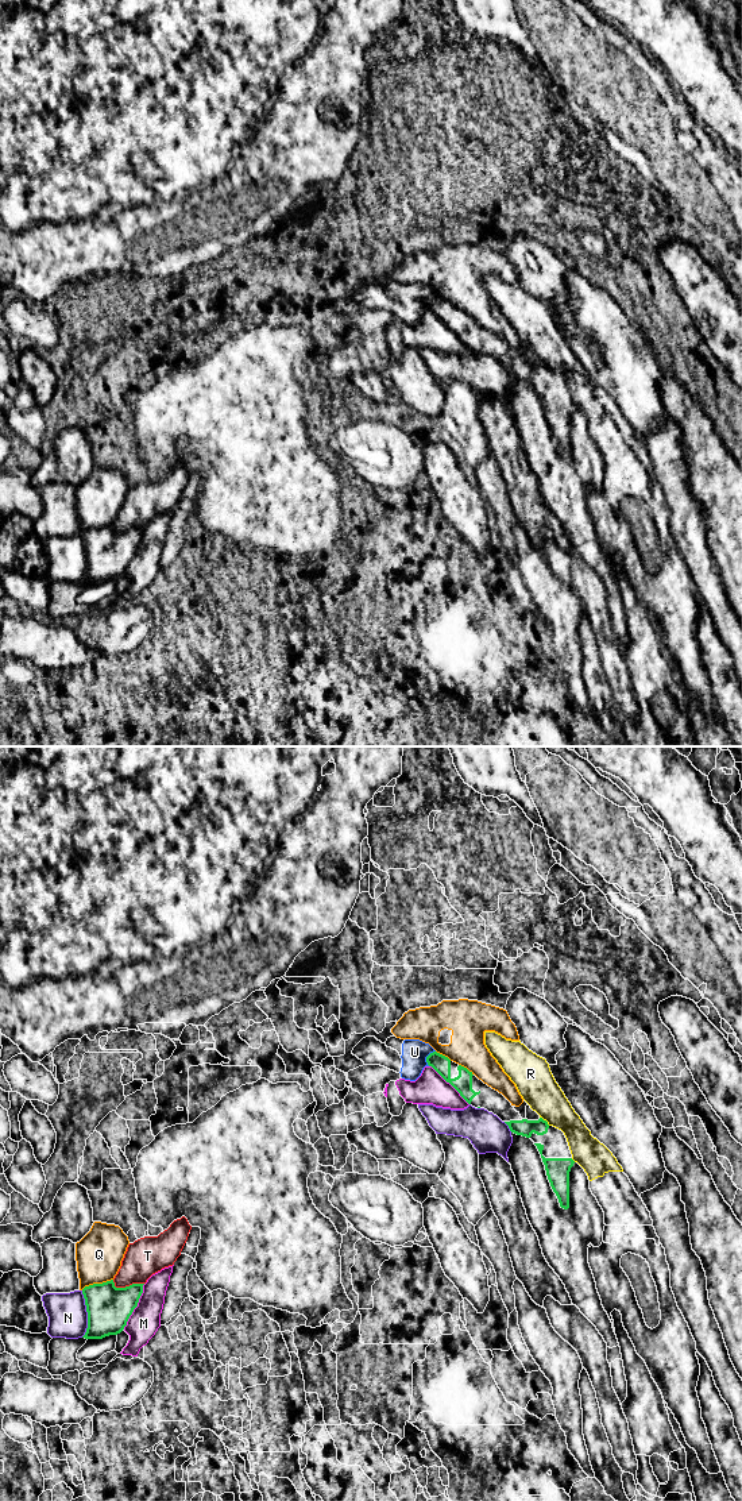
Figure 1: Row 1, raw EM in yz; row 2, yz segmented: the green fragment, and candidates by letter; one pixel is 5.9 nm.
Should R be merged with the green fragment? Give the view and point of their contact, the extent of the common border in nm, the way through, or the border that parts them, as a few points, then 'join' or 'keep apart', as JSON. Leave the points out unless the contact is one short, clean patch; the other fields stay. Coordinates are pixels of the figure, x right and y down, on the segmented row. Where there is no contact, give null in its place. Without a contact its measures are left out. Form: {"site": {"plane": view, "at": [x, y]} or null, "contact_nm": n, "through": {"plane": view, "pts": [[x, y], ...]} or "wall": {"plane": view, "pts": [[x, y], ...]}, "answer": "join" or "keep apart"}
{"site": {"plane": "yz", "at": [545, 1121]}, "contact_nm": 80, "answer": "keep apart"}

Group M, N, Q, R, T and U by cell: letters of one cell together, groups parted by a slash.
M / N / Q / R / T U

